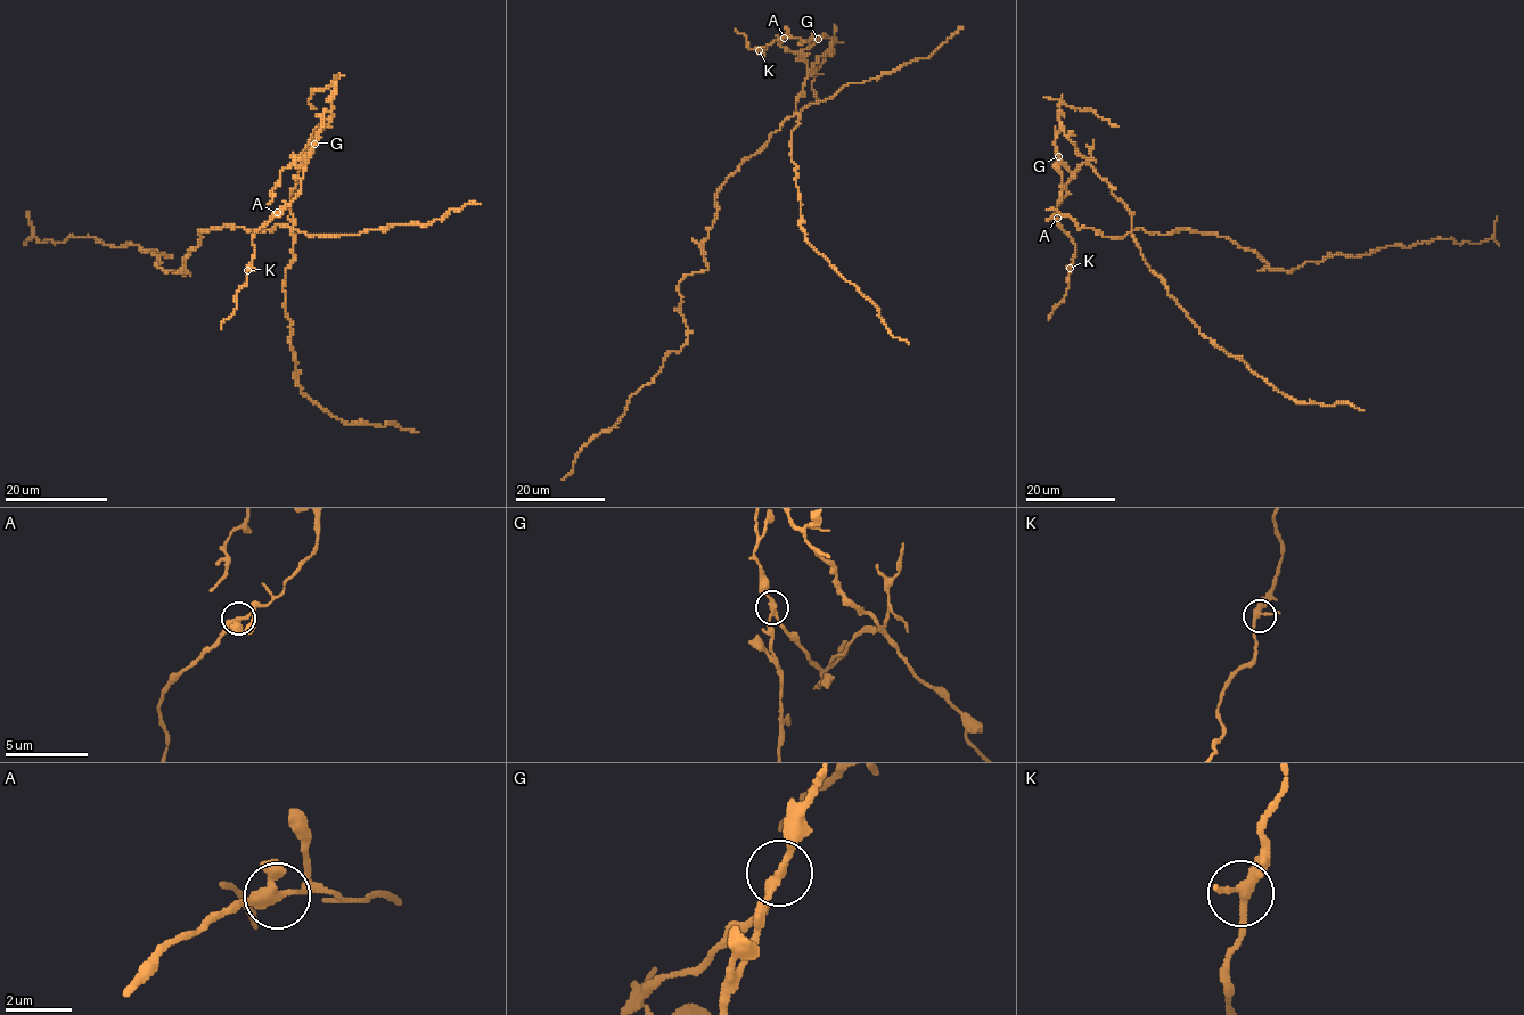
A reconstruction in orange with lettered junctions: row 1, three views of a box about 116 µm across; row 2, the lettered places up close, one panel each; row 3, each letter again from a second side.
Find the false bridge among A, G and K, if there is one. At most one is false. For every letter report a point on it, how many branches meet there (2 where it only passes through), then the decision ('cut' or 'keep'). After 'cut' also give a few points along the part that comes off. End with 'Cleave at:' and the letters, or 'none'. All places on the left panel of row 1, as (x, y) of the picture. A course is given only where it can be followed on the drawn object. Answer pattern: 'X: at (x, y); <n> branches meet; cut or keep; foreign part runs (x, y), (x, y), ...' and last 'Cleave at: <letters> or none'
A: at (277, 212); 3 branches meet; keep
G: at (314, 144); 3 branches meet; cut; foreign part runs (316, 142), (294, 162), (303, 150), (293, 226), (199, 231), (189, 273), (136, 244), (40, 242), (27, 211)
K: at (247, 270); 3 branches meet; keep
Cleave at: G

